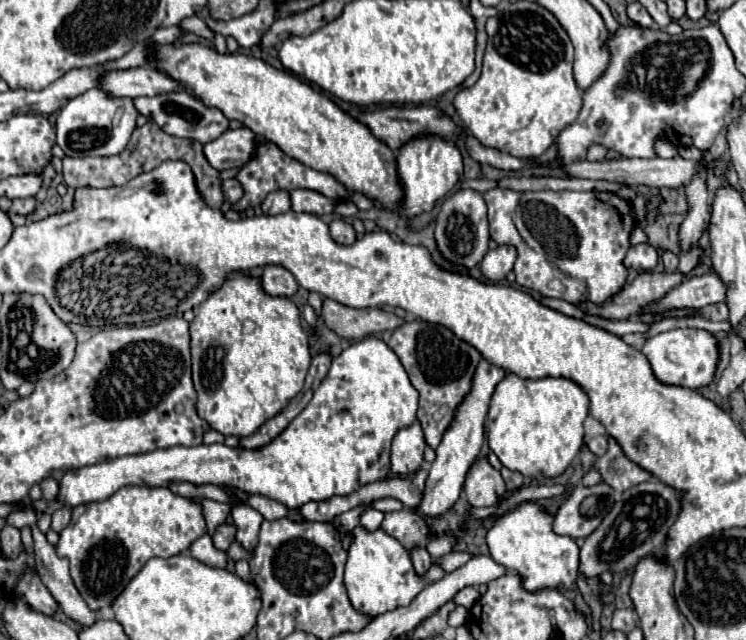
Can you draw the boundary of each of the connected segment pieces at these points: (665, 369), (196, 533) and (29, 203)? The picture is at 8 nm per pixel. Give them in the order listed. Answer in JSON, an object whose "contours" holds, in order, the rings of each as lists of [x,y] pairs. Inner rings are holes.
{"contours":[[[[677,329],[659,333],[643,345],[643,355],[649,359],[653,373],[659,381],[669,385],[681,385],[689,389],[707,387],[713,381],[715,367],[717,367],[717,341],[711,333],[701,329]]],[[[131,485],[119,489],[105,501],[73,507],[71,525],[61,533],[57,555],[69,559],[71,579],[93,611],[111,609],[121,589],[153,557],[173,557],[185,553],[191,543],[205,533],[201,505],[169,489],[141,489]]],[[[31,197],[31,199],[15,199],[9,211],[15,215],[29,215],[33,213],[33,209],[35,209],[35,199]]]]}

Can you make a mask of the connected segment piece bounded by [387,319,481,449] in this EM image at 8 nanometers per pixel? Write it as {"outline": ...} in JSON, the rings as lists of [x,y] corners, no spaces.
{"outline":[[[409,319],[403,327],[397,327],[387,337],[387,345],[397,353],[413,387],[419,391],[417,419],[423,427],[427,445],[437,449],[443,433],[453,423],[457,407],[473,387],[473,377],[481,361],[481,353],[477,353],[473,345],[461,341],[451,329],[421,319]]]}

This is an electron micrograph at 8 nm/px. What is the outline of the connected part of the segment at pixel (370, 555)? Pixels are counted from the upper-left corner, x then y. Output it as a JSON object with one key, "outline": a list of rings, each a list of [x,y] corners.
{"outline":[[[357,527],[353,531],[353,543],[351,543],[349,559],[345,565],[345,587],[349,593],[351,605],[371,619],[391,609],[411,605],[413,597],[417,597],[421,589],[443,579],[443,575],[445,571],[439,565],[431,565],[425,575],[417,575],[407,549],[381,529],[375,533],[369,533],[363,527]]]}

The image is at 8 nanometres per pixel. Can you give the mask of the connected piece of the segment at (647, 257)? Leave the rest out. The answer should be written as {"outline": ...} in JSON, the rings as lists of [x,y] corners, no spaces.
{"outline":[[[649,243],[635,245],[635,247],[631,247],[631,249],[627,251],[627,255],[625,255],[625,267],[627,267],[627,269],[633,269],[633,271],[639,271],[639,273],[655,269],[657,261],[659,261],[659,253],[657,253],[657,249],[655,249],[653,245],[649,245]]]}

